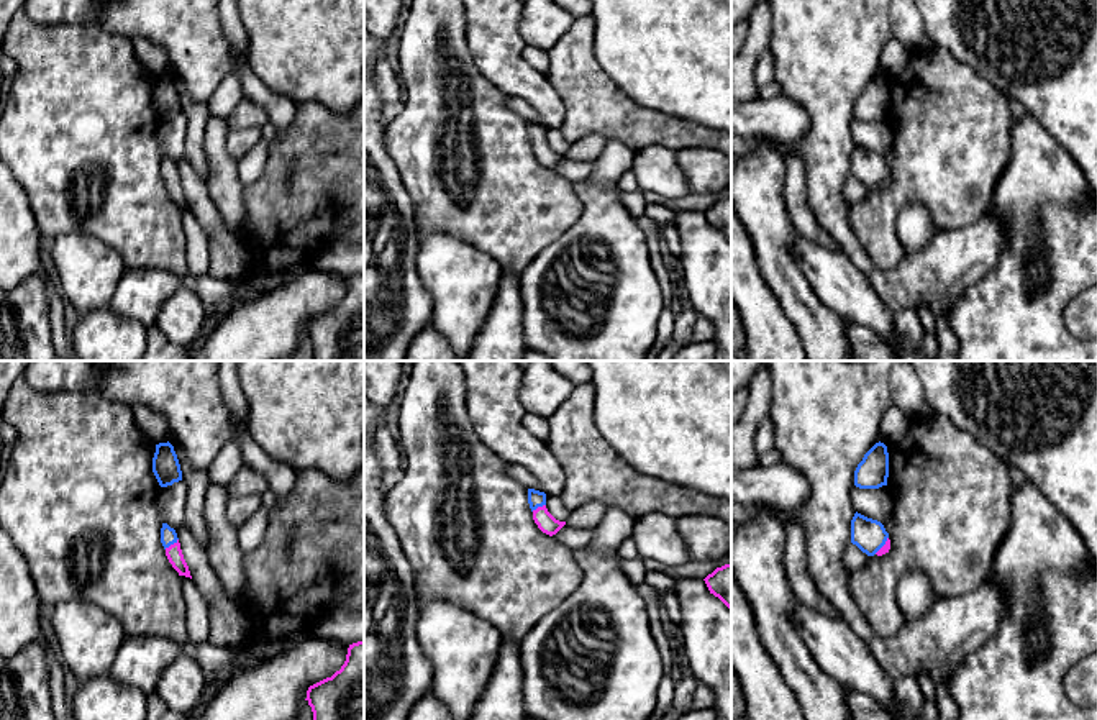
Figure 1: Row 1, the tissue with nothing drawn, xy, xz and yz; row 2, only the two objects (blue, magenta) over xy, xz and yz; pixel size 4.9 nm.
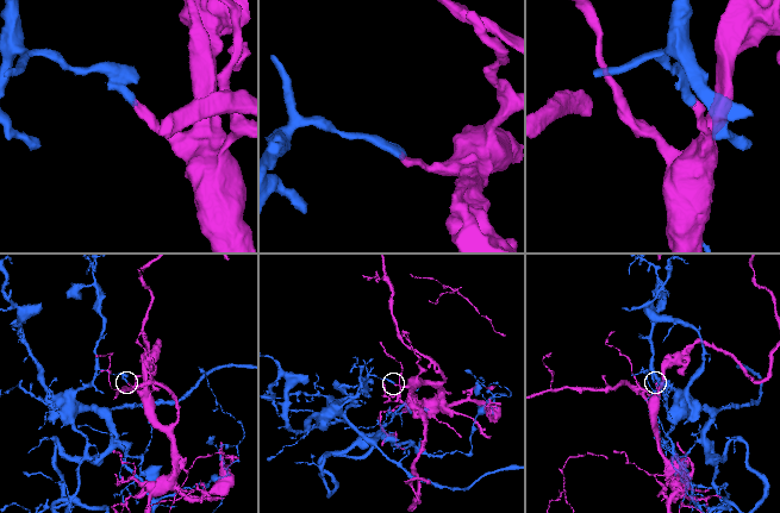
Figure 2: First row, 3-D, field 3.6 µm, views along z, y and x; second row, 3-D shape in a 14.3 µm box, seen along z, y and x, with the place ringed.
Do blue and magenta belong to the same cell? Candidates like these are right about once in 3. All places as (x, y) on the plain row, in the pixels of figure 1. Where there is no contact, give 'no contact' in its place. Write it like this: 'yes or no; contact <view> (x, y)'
no; contact xy (171, 176)

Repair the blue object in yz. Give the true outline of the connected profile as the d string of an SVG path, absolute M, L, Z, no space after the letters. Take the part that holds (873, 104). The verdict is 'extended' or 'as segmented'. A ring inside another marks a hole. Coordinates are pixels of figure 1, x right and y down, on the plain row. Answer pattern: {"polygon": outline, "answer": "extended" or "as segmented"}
{"polygon": "M876 75L854 103L854 118L859 121L879 121L887 118L889 85L884 75Z", "answer": "as segmented"}

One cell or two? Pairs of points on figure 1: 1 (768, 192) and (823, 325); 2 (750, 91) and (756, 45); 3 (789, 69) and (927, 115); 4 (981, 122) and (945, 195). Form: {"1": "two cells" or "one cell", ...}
{"1": "one cell", "2": "one cell", "3": "two cells", "4": "one cell"}

